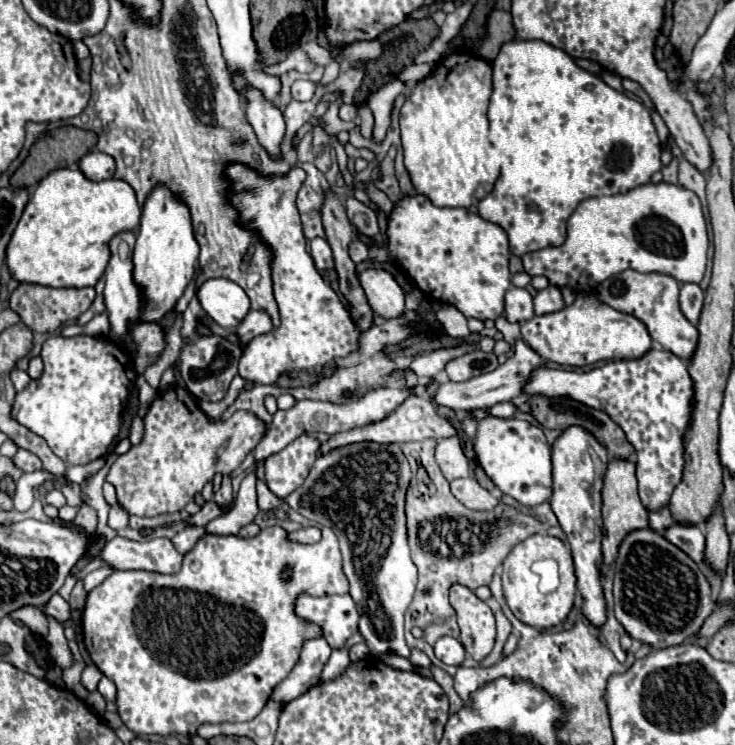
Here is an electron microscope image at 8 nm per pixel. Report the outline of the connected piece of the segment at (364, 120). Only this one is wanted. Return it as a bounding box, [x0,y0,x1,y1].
[359,104,373,138]

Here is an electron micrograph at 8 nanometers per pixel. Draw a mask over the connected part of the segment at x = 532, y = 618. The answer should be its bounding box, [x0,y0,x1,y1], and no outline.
[503,534,577,630]

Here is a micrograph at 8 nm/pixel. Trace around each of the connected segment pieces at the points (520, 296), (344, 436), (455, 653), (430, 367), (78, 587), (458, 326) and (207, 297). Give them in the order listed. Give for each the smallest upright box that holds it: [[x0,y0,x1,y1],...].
[[505,288,533,322],[319,394,457,456],[435,636,465,666],[409,344,473,378],[69,580,87,610],[437,306,471,338],[197,278,249,328]]

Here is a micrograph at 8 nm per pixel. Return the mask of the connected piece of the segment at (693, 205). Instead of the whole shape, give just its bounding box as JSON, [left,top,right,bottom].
[523,182,707,292]

